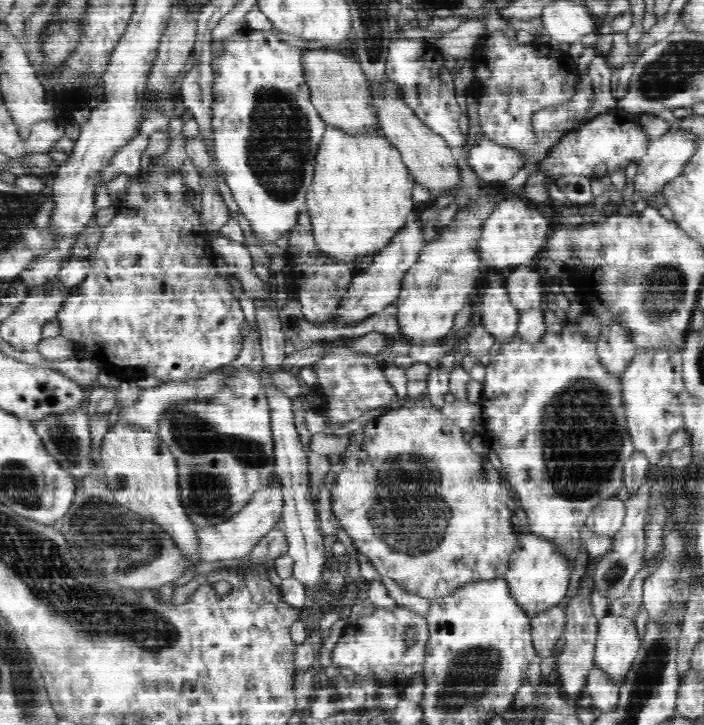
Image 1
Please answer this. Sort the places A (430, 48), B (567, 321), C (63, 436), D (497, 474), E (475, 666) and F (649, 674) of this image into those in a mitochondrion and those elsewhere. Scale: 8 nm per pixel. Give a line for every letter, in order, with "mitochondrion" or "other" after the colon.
A: other
B: other
C: mitochondrion
D: other
E: mitochondrion
F: mitochondrion

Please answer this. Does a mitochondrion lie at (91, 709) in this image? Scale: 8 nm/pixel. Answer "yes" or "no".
no

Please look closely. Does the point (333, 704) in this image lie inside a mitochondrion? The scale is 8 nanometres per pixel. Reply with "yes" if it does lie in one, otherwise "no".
no

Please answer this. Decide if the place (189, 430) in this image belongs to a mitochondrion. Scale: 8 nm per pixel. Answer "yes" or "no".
yes

